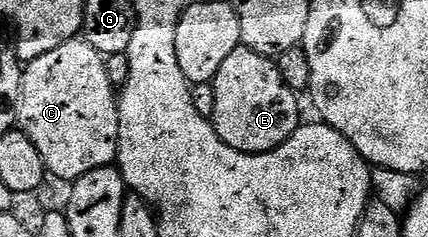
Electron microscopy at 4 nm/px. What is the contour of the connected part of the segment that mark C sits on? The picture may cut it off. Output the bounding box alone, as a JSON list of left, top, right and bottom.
[16,37,120,184]

